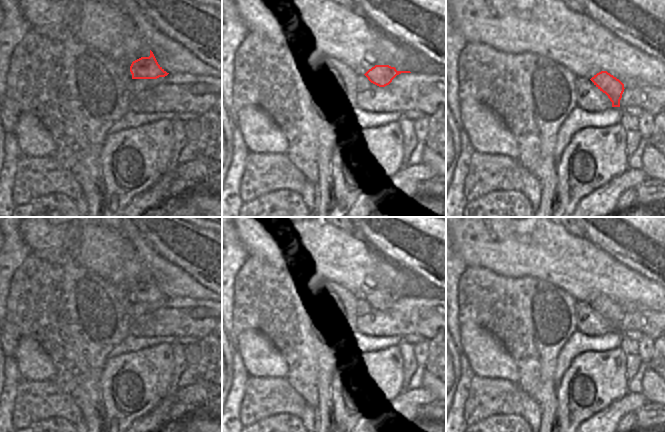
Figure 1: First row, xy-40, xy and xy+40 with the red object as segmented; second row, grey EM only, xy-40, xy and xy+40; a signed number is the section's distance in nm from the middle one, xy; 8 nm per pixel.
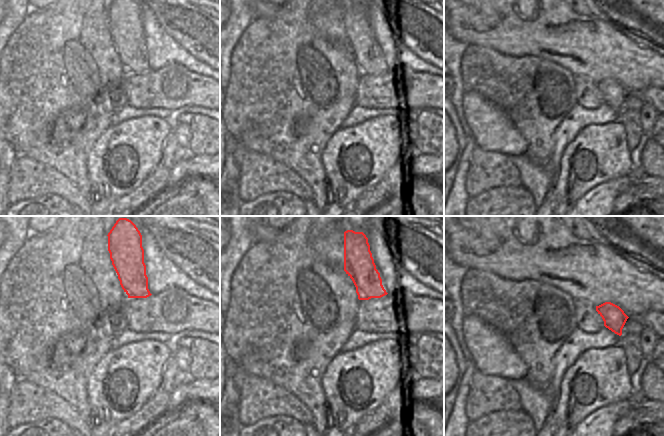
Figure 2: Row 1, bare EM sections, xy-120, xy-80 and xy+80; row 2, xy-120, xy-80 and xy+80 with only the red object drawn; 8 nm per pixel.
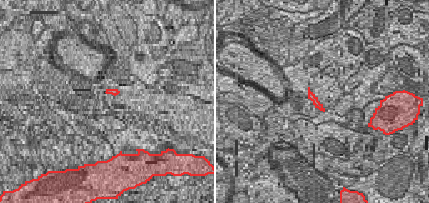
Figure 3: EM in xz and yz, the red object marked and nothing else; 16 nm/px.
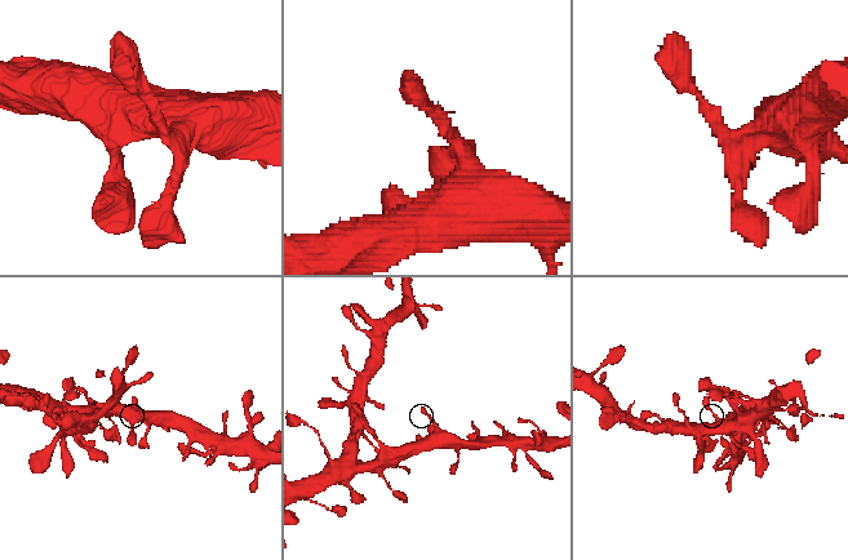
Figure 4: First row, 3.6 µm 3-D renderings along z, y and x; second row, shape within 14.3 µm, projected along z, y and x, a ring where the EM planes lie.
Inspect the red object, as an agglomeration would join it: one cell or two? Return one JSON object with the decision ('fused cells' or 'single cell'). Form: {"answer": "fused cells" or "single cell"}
{"answer": "single cell"}

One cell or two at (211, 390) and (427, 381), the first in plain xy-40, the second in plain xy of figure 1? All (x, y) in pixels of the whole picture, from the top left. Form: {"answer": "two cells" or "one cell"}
{"answer": "two cells"}

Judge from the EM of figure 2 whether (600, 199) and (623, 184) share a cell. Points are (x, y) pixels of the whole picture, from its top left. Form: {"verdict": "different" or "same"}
{"verdict": "same"}

